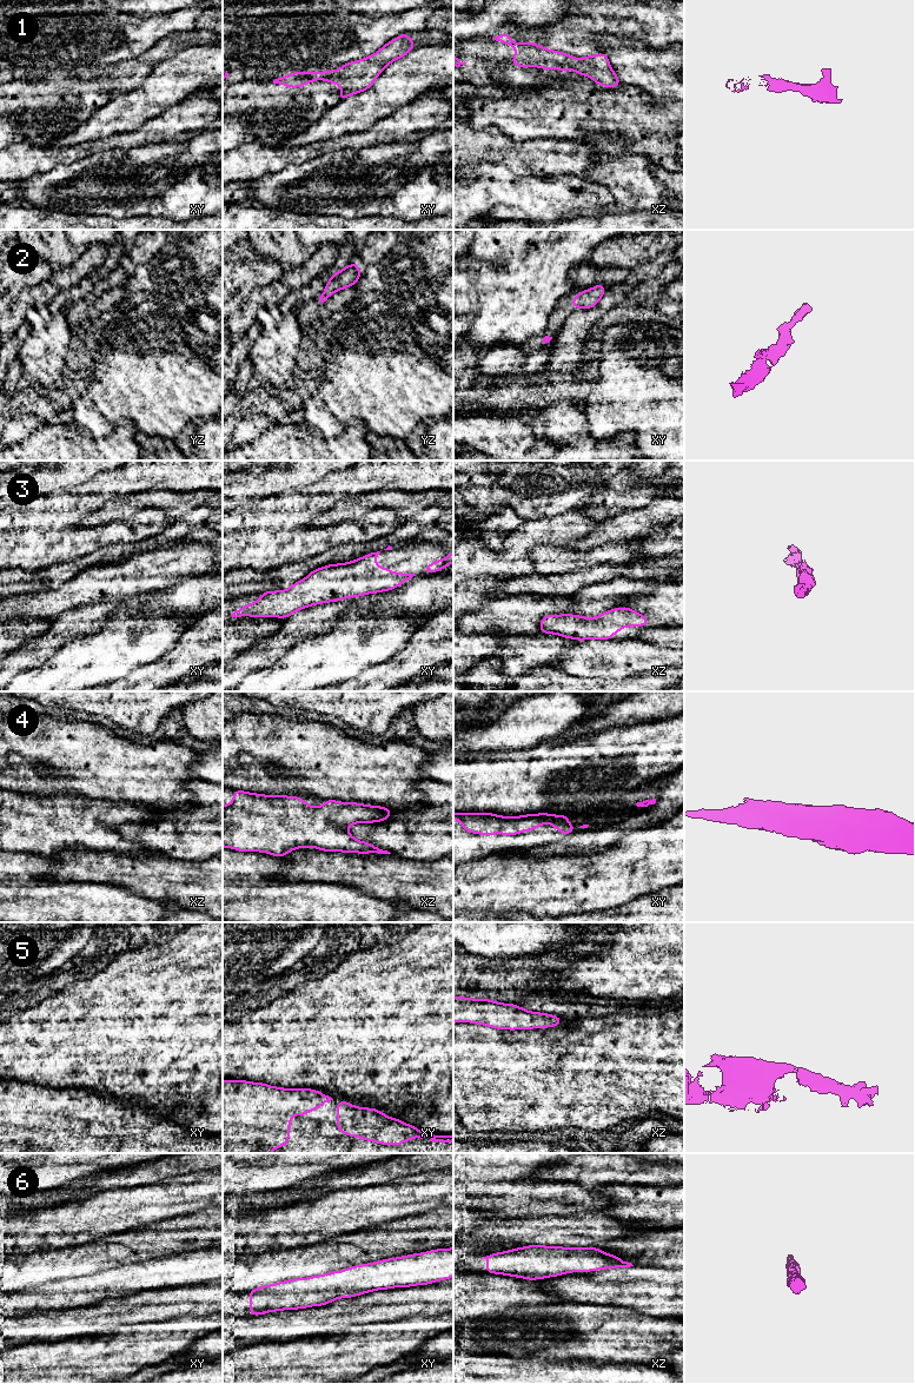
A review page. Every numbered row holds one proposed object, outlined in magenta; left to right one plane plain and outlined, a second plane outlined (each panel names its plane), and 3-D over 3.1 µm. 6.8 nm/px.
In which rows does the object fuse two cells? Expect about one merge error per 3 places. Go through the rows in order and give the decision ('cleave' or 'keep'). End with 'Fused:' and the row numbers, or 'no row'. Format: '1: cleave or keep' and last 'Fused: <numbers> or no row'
1: keep
2: keep
3: keep
4: keep
5: keep
6: keep
Fused: no row

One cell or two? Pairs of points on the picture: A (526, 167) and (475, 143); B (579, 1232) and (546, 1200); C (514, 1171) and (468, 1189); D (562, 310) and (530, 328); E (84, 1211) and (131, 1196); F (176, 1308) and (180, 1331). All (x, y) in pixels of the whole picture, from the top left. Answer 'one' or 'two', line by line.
A: one
B: two
C: two
D: two
E: one
F: two

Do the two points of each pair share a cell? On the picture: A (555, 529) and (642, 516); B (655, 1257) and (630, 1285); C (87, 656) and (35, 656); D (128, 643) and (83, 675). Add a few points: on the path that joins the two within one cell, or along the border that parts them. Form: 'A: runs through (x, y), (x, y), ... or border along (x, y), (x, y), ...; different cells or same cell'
A: border along (602, 523), (596, 530); different cells
B: border along (634, 1265), (671, 1267); different cells
C: border along (73, 638), (64, 643), (39, 666), (27, 669); different cells
D: runs through (117, 649), (94, 663); same cell

